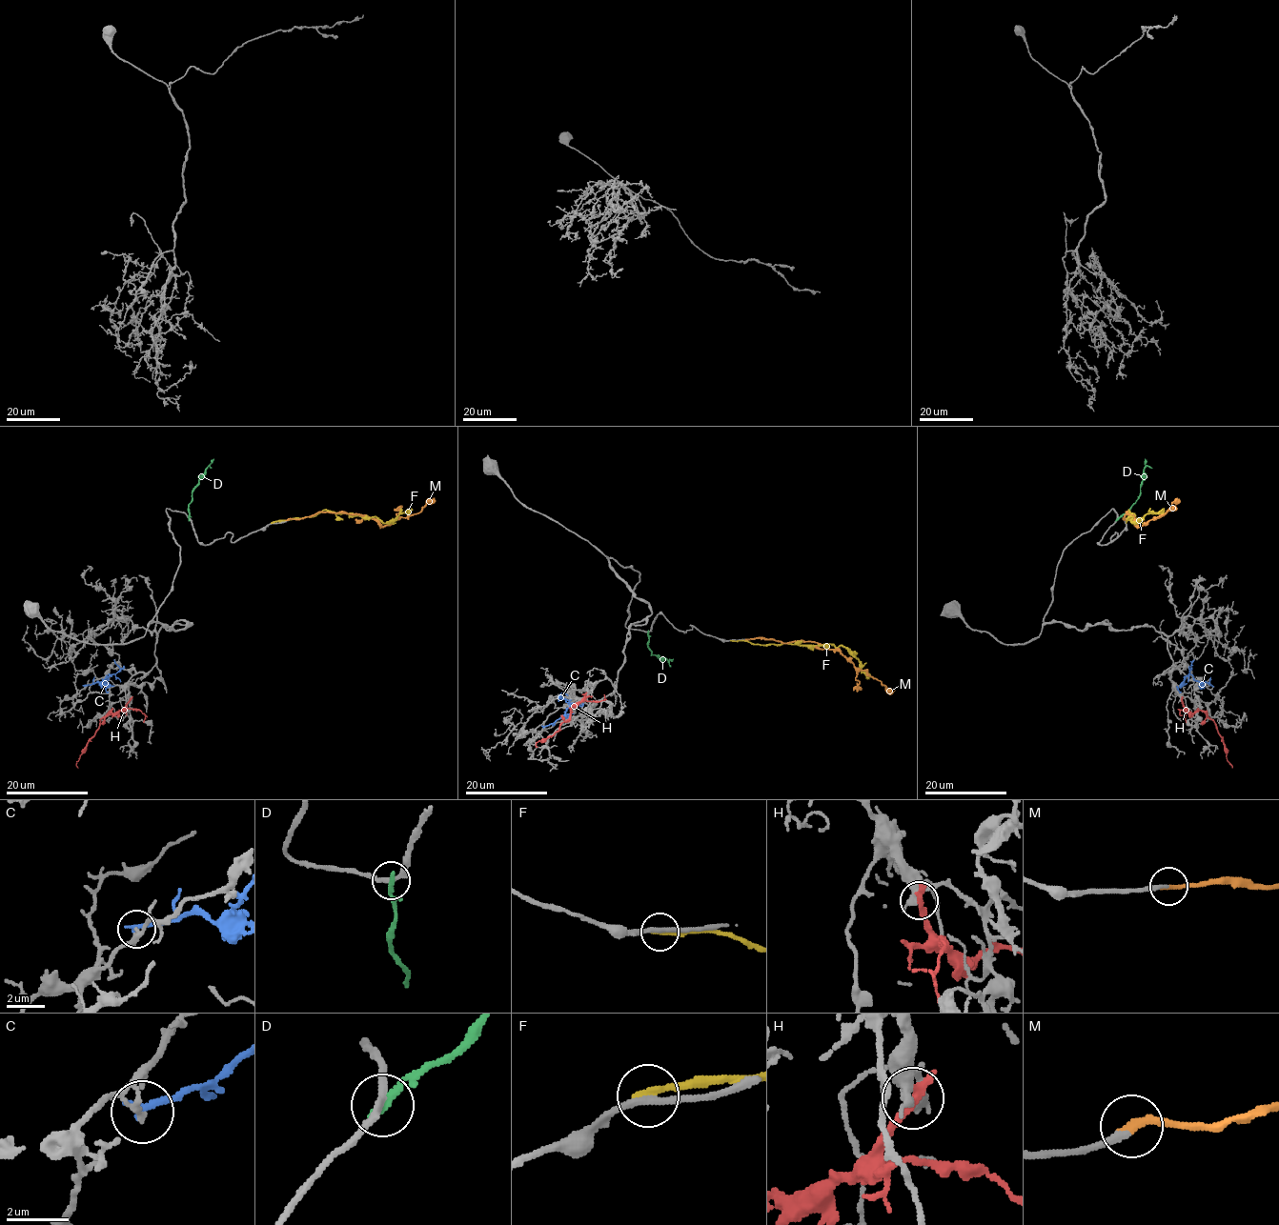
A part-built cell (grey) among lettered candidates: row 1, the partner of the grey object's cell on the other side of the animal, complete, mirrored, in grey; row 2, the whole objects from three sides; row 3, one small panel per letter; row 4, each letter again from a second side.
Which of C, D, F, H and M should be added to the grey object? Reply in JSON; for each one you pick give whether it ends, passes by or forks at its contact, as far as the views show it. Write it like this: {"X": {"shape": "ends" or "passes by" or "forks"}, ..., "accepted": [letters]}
{"M": {"shape": "ends"}, "accepted": ["M"]}

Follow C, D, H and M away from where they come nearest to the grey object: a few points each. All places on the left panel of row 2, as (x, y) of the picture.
C: (84, 686), (103, 683), (110, 674), (102, 683), (108, 692)
D: (188, 519), (188, 504), (194, 486), (213, 458)
H: (130, 700), (113, 713), (110, 710), (100, 720), (99, 729), (76, 764), (78, 768)
M: (288, 519), (305, 518), (320, 512), (361, 513), (384, 526), (399, 517), (417, 513), (434, 497)

